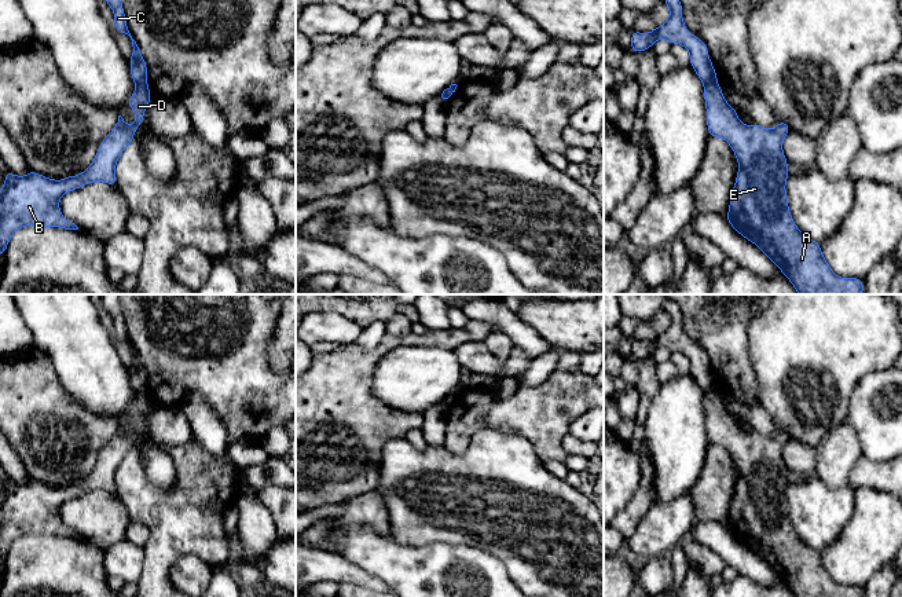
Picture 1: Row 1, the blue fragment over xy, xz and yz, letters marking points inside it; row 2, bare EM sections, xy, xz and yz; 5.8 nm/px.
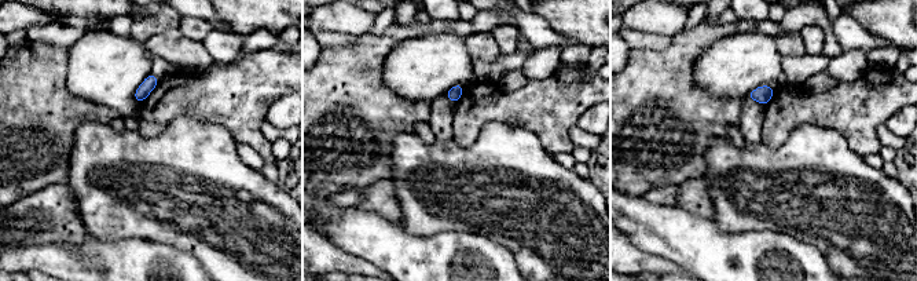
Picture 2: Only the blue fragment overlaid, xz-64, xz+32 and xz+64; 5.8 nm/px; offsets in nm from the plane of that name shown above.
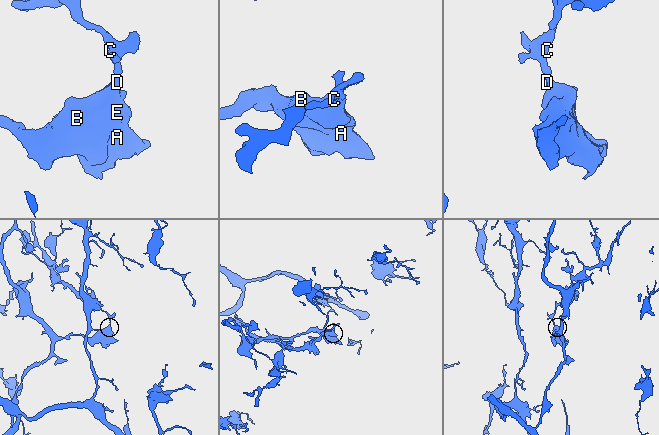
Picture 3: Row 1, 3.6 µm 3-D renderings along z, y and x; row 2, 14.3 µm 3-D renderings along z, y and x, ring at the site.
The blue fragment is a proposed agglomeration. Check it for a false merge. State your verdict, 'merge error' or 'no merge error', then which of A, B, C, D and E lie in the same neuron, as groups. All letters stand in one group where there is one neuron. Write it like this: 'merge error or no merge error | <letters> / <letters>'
merge error | A B D E / C

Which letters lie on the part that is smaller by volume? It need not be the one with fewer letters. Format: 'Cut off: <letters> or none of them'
Cut off: C

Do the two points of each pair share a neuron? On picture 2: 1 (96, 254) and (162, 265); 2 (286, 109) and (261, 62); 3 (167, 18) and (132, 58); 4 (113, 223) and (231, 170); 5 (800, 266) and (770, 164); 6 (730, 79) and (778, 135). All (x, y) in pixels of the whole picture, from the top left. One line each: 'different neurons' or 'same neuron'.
1: same neuron
2: different neurons
3: different neurons
4: same neuron
5: different neurons
6: different neurons

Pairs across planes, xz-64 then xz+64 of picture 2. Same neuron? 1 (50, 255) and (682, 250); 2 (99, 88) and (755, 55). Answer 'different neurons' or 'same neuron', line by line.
1: different neurons
2: same neuron

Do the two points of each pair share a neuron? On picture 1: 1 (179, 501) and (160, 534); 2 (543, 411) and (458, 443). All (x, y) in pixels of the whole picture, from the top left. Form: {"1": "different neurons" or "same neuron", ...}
{"1": "same neuron", "2": "same neuron"}

